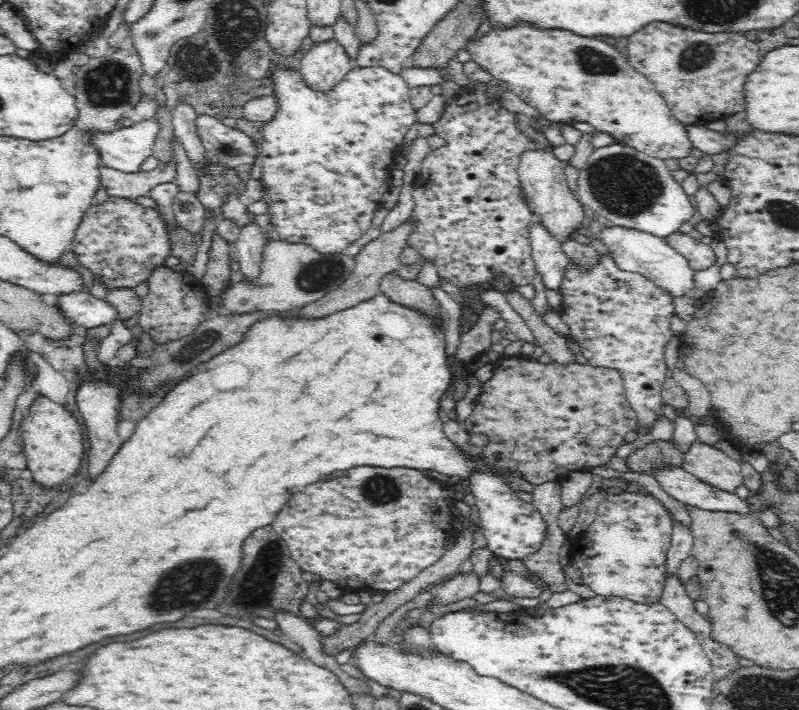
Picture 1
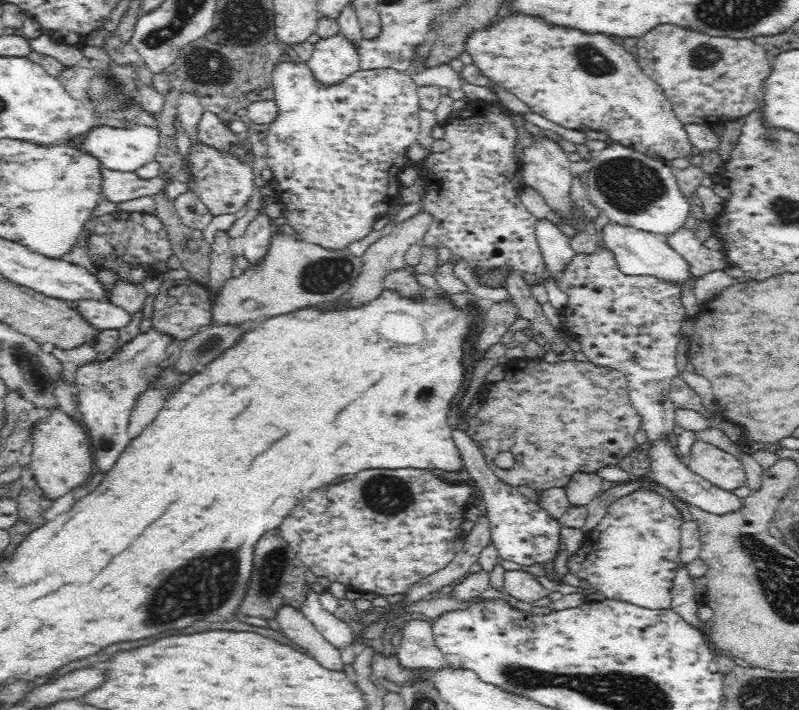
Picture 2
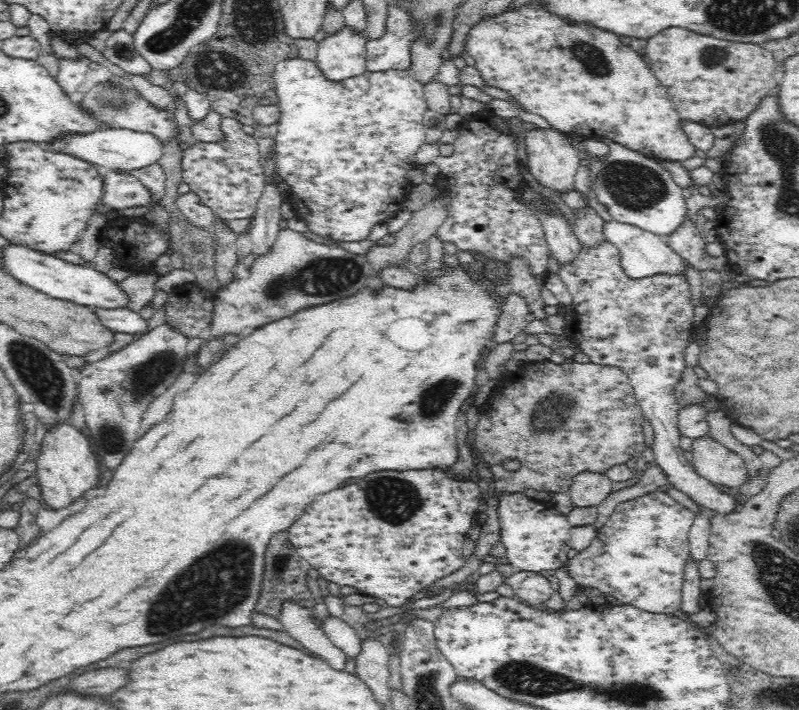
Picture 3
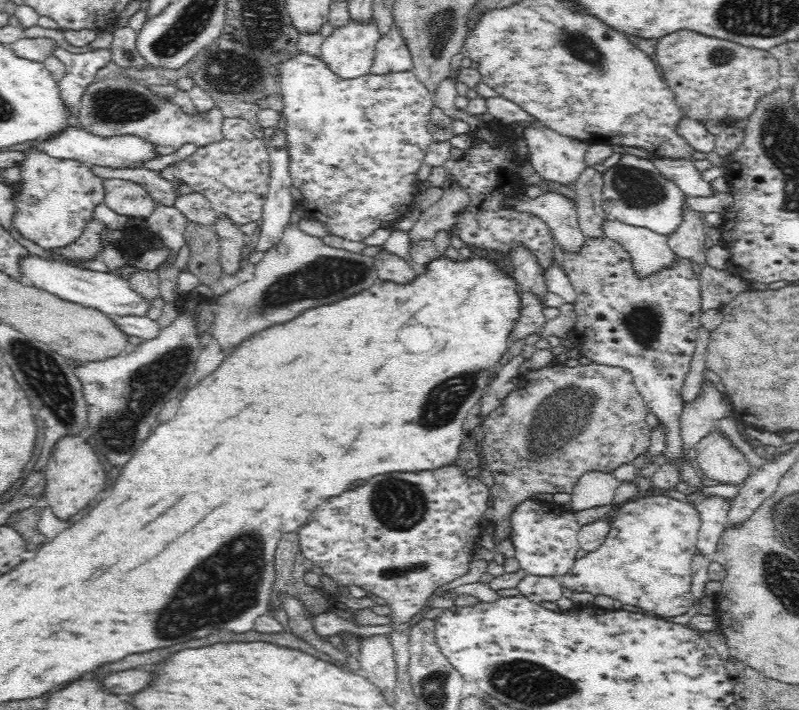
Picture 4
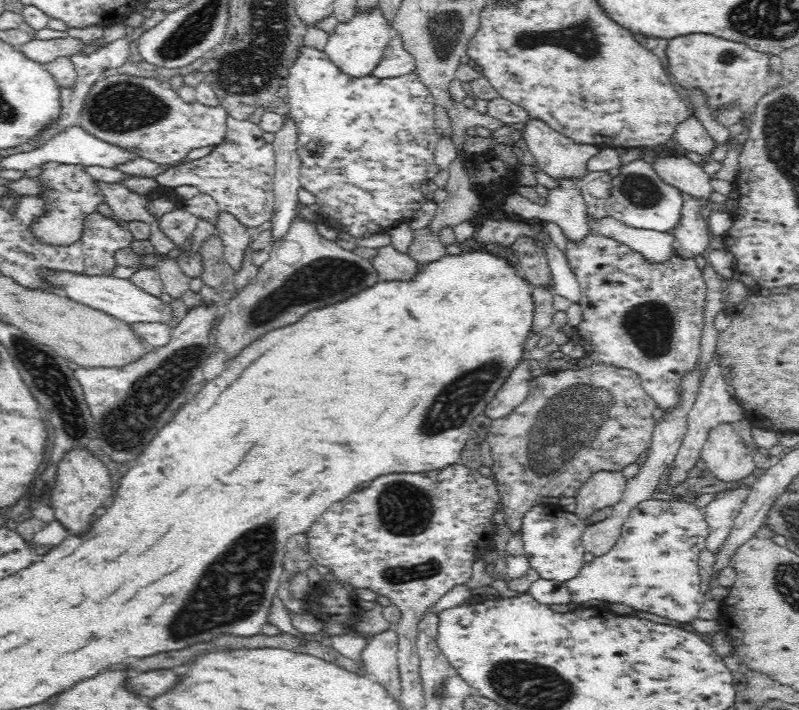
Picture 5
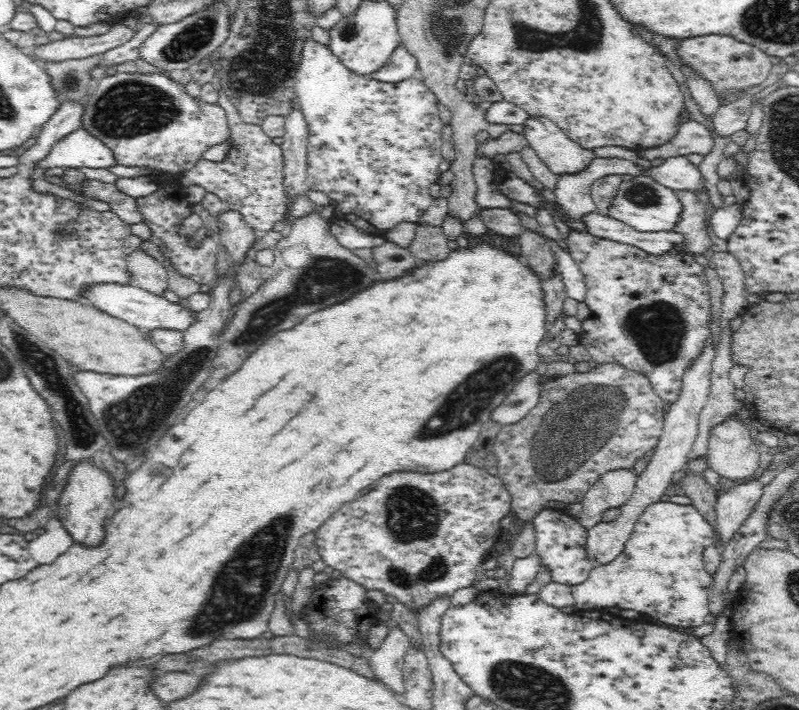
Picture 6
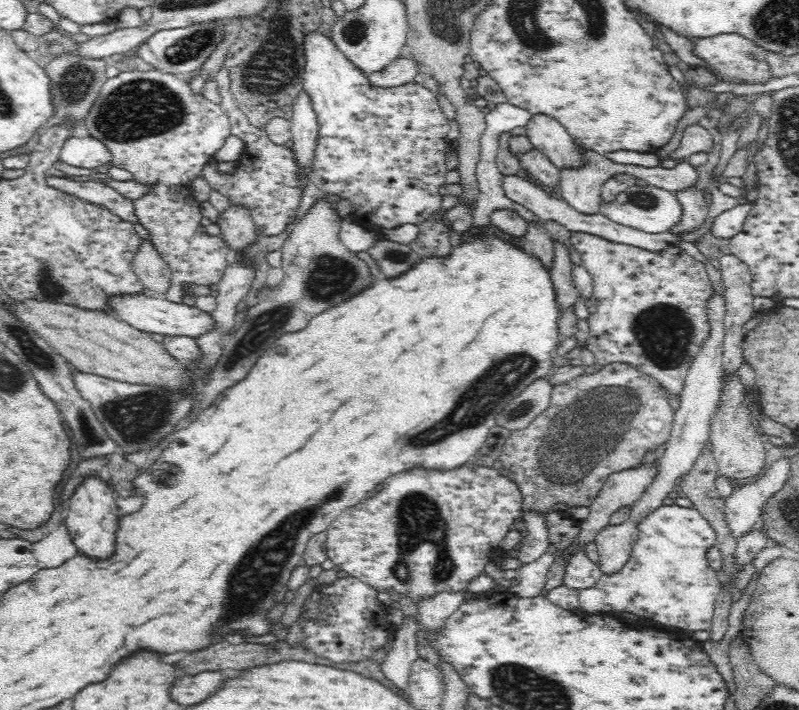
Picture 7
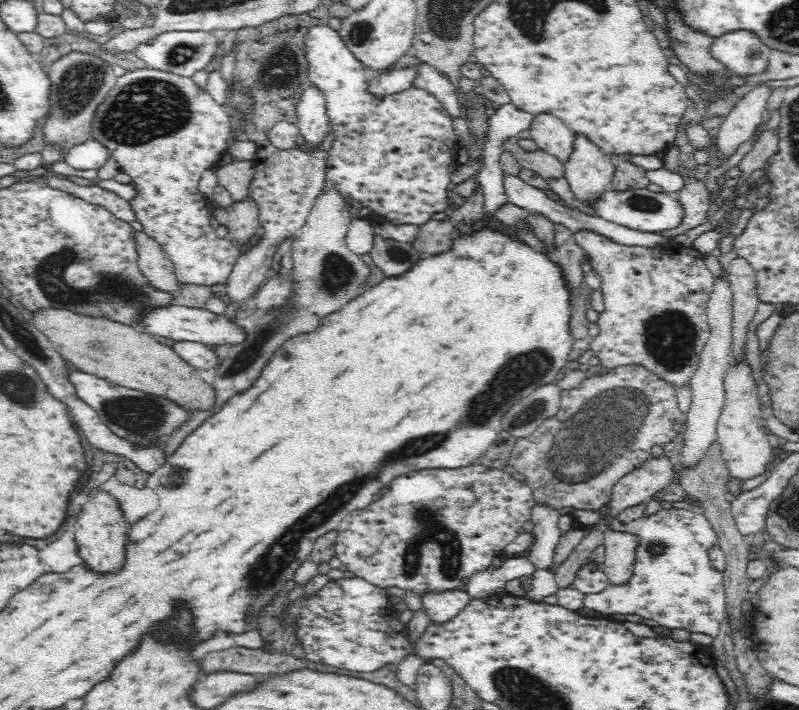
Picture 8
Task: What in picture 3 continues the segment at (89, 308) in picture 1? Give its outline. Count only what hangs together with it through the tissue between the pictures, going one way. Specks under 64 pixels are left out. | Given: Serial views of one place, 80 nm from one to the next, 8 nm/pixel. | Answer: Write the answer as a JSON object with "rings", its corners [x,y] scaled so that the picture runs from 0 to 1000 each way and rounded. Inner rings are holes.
{"rings":[[[114,434],[114,437],[126,458],[143,469],[158,468],[159,470],[176,472],[188,465],[185,452],[180,451],[173,441],[158,434]]]}

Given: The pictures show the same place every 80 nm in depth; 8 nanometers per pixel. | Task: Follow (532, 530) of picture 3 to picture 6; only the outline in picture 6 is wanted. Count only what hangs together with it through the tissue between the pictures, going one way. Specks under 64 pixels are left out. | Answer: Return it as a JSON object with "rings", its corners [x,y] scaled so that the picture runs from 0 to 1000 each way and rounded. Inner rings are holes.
{"rings":[[[678,715],[662,732],[662,738],[668,751],[667,780],[676,787],[676,797],[683,799],[691,818],[716,825],[728,820],[735,813],[735,806],[747,794],[733,785],[733,742],[726,738],[721,727],[712,727],[708,718]]]}

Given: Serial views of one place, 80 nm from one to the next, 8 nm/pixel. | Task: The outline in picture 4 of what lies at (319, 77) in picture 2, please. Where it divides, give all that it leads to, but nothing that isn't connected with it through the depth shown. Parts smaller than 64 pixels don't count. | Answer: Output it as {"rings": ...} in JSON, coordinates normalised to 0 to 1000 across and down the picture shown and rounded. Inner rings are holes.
{"rings":[[[439,28],[406,52],[399,83],[423,111],[456,107],[463,103],[467,70],[476,52],[467,31],[448,34]]]}

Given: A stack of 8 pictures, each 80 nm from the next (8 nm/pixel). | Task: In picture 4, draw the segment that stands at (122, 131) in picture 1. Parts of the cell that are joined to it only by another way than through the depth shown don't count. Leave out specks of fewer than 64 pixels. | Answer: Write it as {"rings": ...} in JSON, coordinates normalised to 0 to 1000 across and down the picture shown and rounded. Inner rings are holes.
{"rings":[[[90,176],[69,193],[48,201],[45,210],[70,223],[90,224],[111,234],[129,234],[130,237],[178,237],[185,225],[199,221],[195,204],[180,193],[168,192],[168,189],[128,192]]]}

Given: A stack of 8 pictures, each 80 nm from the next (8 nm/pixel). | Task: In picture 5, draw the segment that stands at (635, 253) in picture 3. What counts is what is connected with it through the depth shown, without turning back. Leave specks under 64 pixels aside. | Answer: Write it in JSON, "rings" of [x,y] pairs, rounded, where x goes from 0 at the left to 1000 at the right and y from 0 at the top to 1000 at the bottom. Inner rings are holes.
{"rings":[[[763,303],[748,310],[735,307],[740,327],[772,338],[802,359],[811,372],[830,372],[845,358],[842,332],[807,321],[793,321]]]}

